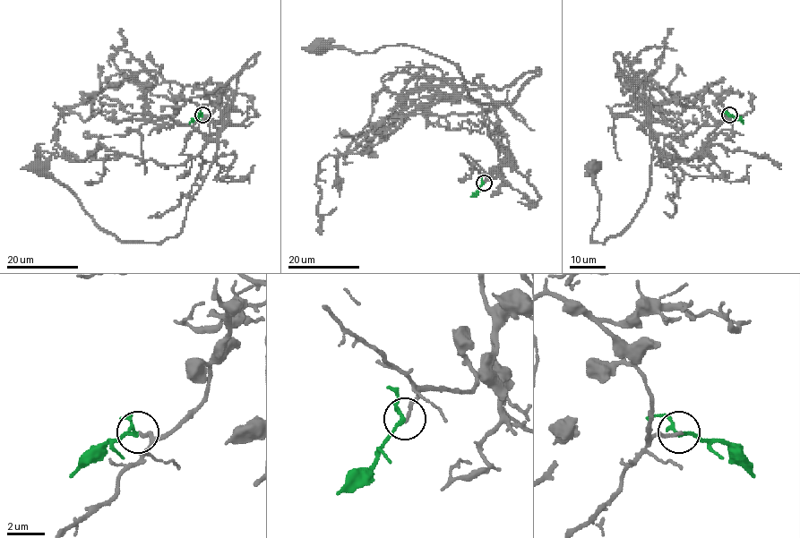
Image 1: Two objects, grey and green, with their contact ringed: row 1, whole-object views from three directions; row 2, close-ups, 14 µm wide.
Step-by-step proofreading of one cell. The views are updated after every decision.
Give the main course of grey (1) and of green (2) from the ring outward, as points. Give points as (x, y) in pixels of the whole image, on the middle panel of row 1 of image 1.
1: (484, 183), (501, 169), (494, 106), (503, 103), (475, 100), (456, 64), (417, 47), (354, 53), (319, 45)
2: (484, 183), (470, 197)

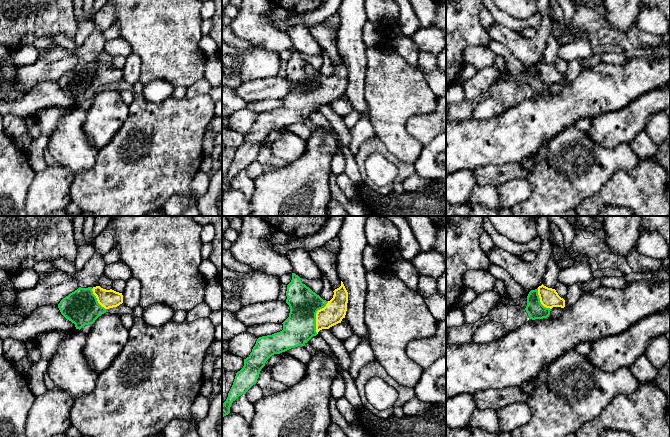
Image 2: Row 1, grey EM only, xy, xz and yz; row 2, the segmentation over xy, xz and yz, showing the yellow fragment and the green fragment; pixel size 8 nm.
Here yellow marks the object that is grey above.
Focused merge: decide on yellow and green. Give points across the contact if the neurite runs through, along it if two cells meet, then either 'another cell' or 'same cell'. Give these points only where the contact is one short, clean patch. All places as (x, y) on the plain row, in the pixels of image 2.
runs through xz (335, 86), (316, 92), (310, 92), (300, 102); same cell

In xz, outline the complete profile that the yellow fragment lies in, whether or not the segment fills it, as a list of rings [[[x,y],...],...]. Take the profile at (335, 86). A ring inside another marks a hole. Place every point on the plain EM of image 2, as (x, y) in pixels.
[[[292,49],[286,67],[290,89],[282,99],[283,106],[257,115],[252,128],[244,135],[243,144],[236,149],[228,173],[222,180],[223,193],[230,189],[232,178],[256,160],[261,145],[272,131],[304,122],[320,106],[341,99],[347,87],[348,68],[342,57],[341,62],[333,68],[330,77],[323,76],[303,60],[298,51]]]

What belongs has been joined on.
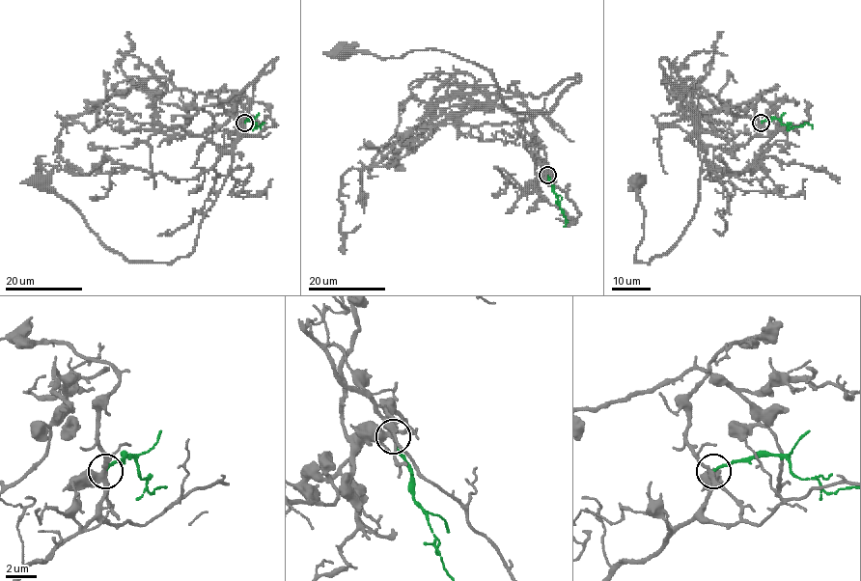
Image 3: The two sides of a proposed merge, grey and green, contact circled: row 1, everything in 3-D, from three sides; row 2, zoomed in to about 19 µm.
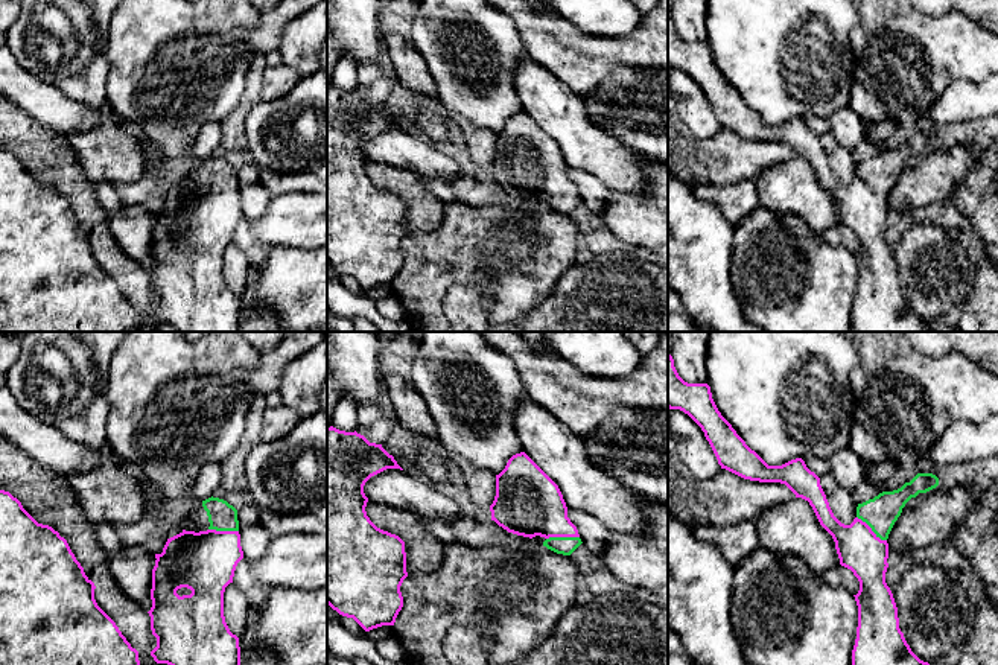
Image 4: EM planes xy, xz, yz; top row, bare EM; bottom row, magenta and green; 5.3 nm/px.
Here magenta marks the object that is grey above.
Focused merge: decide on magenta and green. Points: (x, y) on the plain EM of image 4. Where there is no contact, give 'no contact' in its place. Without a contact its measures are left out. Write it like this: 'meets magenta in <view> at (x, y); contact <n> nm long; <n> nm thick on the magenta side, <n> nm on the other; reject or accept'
meets magenta in xz at (562, 195); contact 180 nm long; 360 nm thick on the magenta side, 100 nm on the other; accept

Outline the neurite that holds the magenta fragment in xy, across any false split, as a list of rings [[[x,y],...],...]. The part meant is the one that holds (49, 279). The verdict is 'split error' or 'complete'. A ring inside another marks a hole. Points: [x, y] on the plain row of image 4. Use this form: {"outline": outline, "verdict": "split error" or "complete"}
{"outline": [[[0,149],[0,332],[126,332],[131,327],[138,329],[138,310],[97,265],[94,248],[94,242],[85,234],[67,199],[52,186],[38,183],[9,151]]], "verdict": "complete"}

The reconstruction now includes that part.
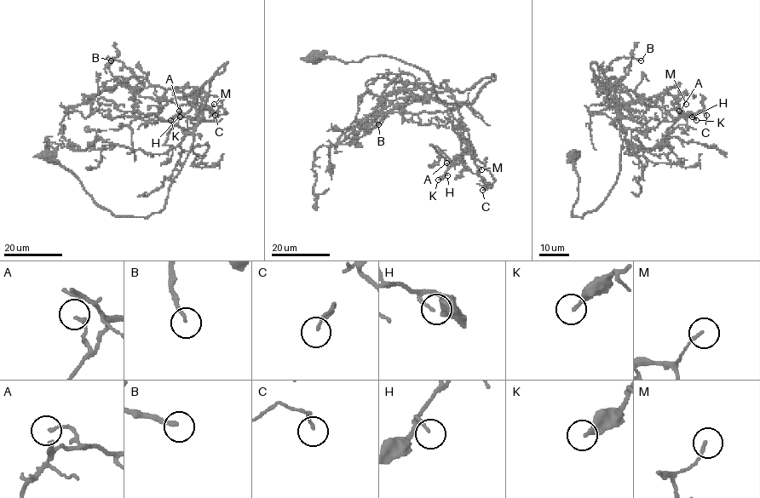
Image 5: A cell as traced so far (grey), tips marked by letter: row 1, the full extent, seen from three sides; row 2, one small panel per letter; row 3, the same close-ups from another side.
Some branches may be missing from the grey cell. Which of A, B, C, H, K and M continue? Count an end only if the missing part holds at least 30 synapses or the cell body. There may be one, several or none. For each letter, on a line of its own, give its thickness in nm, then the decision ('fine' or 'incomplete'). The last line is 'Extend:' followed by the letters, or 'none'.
A: 150 nm thick; fine
B: 160 nm thick; incomplete
C: 110 nm thick; fine
H: 110 nm thick; fine
K: 200 nm thick; fine
M: 140 nm thick; fine
Extend: B

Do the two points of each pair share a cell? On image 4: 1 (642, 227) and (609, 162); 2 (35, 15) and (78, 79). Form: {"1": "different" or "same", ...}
{"1": "different", "2": "same"}

